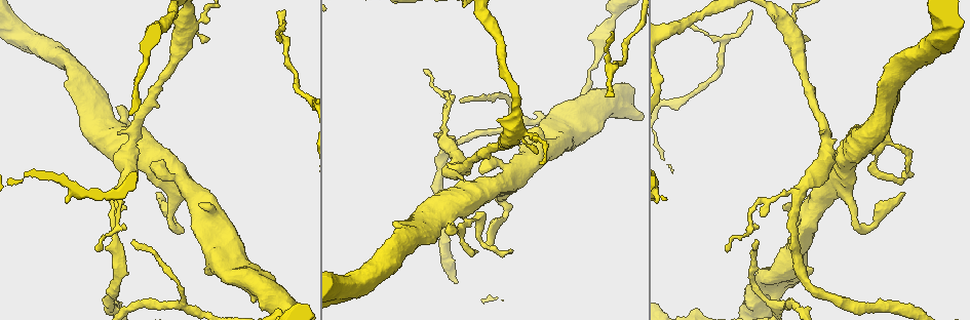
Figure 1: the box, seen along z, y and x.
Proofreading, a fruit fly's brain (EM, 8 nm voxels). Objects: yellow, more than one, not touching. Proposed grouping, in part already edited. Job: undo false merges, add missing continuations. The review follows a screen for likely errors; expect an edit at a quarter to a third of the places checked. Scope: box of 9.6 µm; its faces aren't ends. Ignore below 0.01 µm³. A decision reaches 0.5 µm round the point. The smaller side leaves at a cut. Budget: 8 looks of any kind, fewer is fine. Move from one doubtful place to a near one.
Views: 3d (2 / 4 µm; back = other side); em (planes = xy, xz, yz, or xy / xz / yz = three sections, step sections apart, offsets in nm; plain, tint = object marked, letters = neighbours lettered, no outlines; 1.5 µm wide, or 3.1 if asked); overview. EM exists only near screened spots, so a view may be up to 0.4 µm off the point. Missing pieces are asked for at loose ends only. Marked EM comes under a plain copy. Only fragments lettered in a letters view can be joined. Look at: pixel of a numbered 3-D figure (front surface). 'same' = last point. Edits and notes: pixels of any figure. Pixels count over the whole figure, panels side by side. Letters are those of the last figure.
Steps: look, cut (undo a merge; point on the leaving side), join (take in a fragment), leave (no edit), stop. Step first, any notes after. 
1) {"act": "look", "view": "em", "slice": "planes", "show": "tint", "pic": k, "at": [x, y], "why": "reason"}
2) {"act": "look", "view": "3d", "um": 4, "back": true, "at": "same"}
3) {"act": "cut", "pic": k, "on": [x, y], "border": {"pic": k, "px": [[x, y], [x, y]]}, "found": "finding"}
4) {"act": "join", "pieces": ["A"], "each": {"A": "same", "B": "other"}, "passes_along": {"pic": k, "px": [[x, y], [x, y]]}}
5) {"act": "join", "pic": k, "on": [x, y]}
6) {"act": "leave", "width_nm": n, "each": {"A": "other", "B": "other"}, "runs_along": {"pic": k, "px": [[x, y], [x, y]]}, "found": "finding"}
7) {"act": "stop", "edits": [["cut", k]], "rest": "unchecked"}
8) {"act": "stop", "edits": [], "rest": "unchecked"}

{"act": "look", "view": "em", "slice": "planes", "show": "tint", "pic": 1, "at": [446, 140], "why": "branch point"}

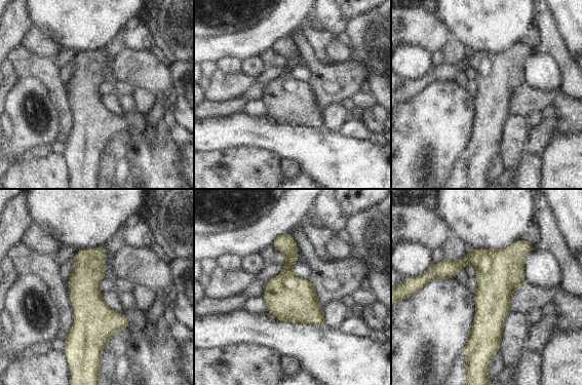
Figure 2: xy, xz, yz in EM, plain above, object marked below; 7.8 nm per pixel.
{"act": "look", "view": "em", "slice": "planes", "show": "letters", "at": "same", "why": "see the neighbours"}

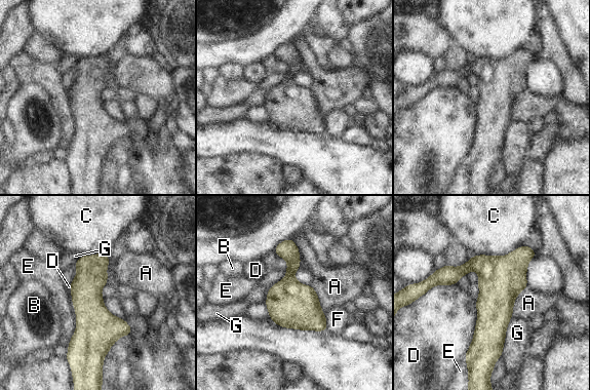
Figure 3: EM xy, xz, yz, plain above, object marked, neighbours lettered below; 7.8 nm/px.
{"act": "leave", "each": {"A": "other", "B": "other", "C": "other", "D": "other", "E": "other", "F": "other", "G": "other"}, "border": {"pic": 3, "px": [[476, 301], [475, 330], [463, 358]]}, "found": "continuous, no second cell"}

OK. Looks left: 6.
{"act": "look", "view": "3d", "um": 2, "pic": 1, "at": [752, 10], "why": "thin end"}

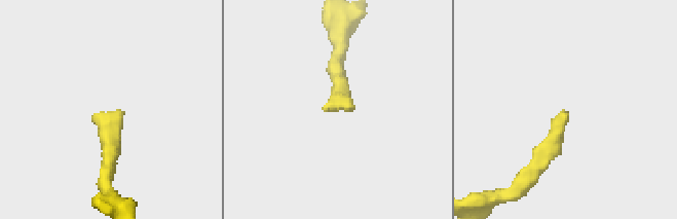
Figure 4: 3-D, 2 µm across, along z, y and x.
{"act": "look", "view": "em", "slice": "planes", "show": "tint", "pic": 4, "at": [564, 111]}

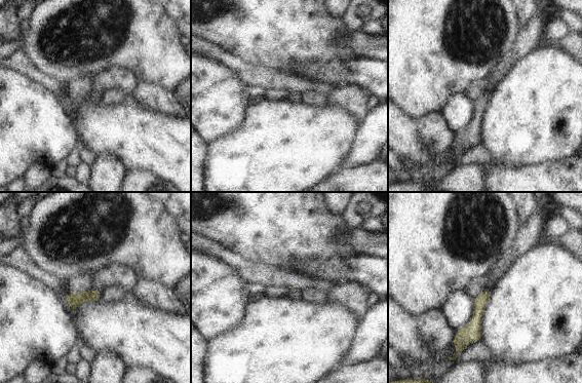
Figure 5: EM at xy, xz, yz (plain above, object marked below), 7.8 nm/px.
{"act": "look", "view": "em", "slice": "planes", "show": "letters", "at": "same", "why": "see the neighbours"}

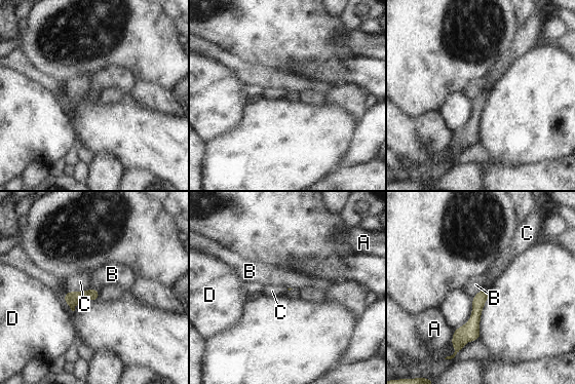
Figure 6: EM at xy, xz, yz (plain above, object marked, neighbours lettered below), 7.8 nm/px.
{"act": "join", "pieces": ["C"], "each": {"A": "other", "B": "other", "C": "same", "D": "other"}, "passes_along": {"pic": 6, "px": [[72, 299], [82, 291], [80, 281]]}, "found": "it goes on there"}

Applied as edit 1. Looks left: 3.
{"act": "look", "view": "overview"}

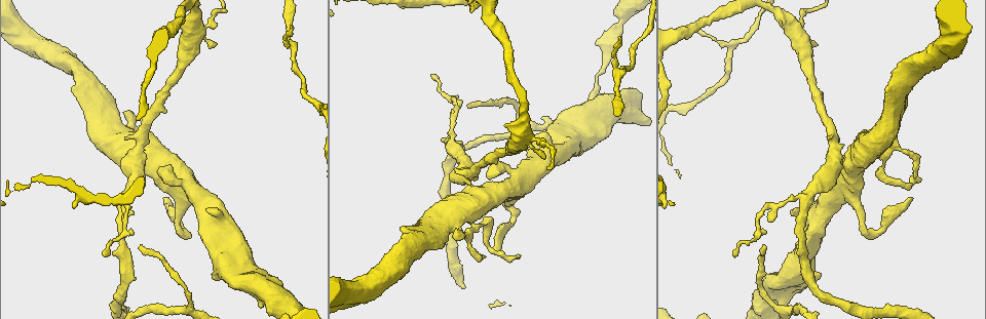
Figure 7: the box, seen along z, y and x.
{"act": "look", "view": "em", "slice": "planes", "show": "letters", "pic": 7, "at": [214, 46], "why": "free end"}

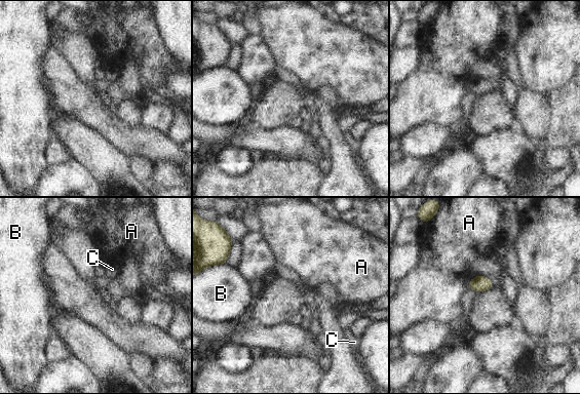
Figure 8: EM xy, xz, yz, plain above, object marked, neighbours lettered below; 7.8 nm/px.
{"act": "leave", "each": {"A": "other", "B": "other", "C": "other"}, "found": "no lettered fragment goes on from it"}

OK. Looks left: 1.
{"act": "stop", "edits": [["join", 6]], "rest": "unchecked"}

